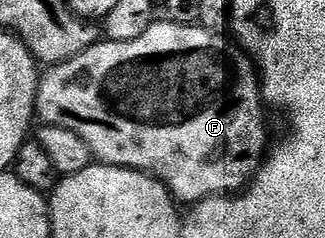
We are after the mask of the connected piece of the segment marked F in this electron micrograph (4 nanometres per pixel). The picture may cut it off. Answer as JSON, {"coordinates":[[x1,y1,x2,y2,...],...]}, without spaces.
{"coordinates":[[169,20,155,21,154,25,148,28,148,32,144,32,144,36,140,36,137,40,127,42,102,40,97,46,88,48,80,56,49,67,41,75,38,83,36,103,37,117,42,118,41,121,45,125,68,128,68,132,76,132,76,136,80,136,80,140,88,144,88,148,99,163,107,166,123,166,125,170,140,170,143,174,163,182,179,203,190,202,189,204,197,204,205,198,215,196,230,196,249,186,271,145,270,130,266,127,266,113,268,110,262,101,260,75,254,69,254,63,229,37,208,32,197,24,179,24]]}

